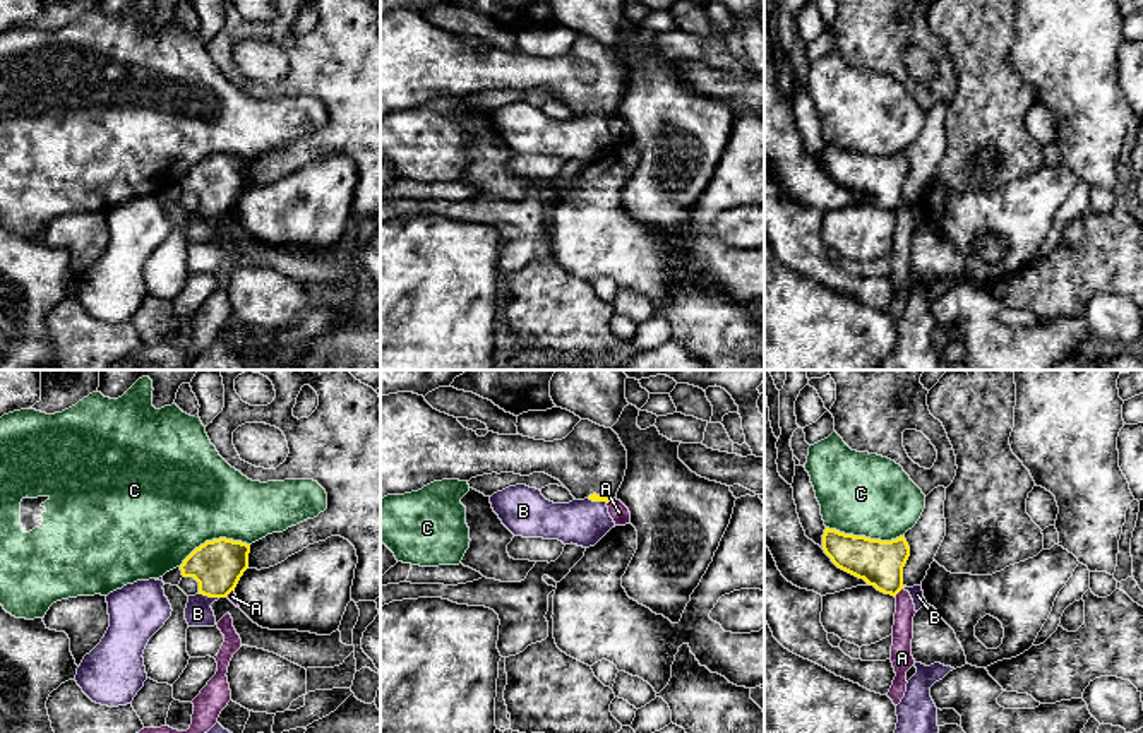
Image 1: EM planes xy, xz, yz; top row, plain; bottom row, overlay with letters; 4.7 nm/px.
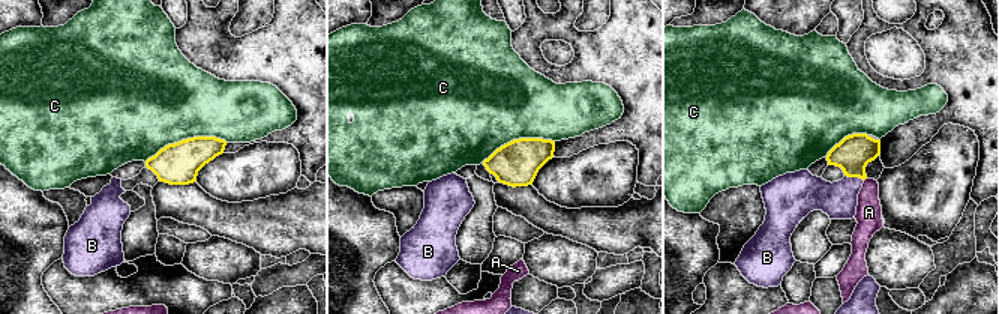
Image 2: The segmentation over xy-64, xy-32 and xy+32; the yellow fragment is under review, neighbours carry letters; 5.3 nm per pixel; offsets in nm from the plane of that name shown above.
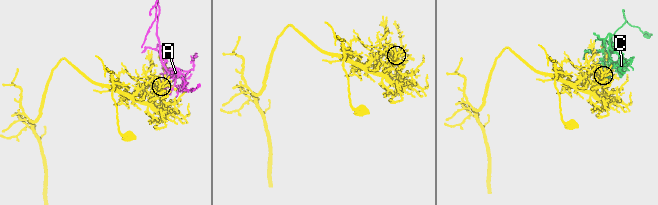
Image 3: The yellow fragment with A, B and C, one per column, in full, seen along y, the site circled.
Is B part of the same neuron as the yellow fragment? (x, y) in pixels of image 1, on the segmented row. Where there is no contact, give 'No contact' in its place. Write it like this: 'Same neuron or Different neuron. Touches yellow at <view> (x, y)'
Same neuron. Touches yellow at xy (209, 596)

